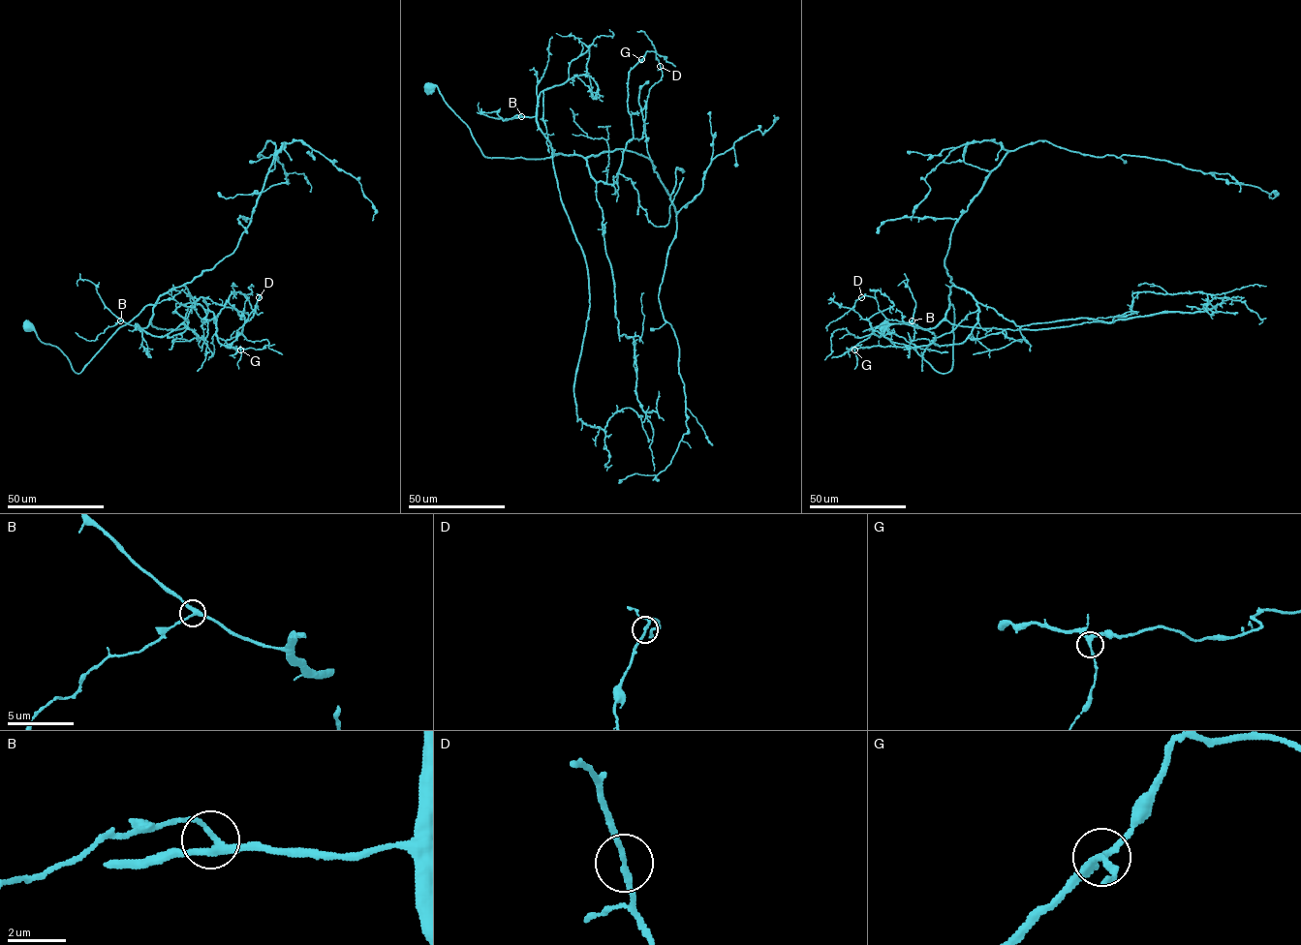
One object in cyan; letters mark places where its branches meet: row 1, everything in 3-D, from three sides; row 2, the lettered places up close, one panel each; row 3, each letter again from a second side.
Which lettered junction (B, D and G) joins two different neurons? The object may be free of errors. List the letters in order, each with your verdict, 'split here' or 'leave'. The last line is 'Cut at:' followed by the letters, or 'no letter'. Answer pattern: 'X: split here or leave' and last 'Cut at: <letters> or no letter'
B: leave
D: leave
G: leave
Cut at: no letter

